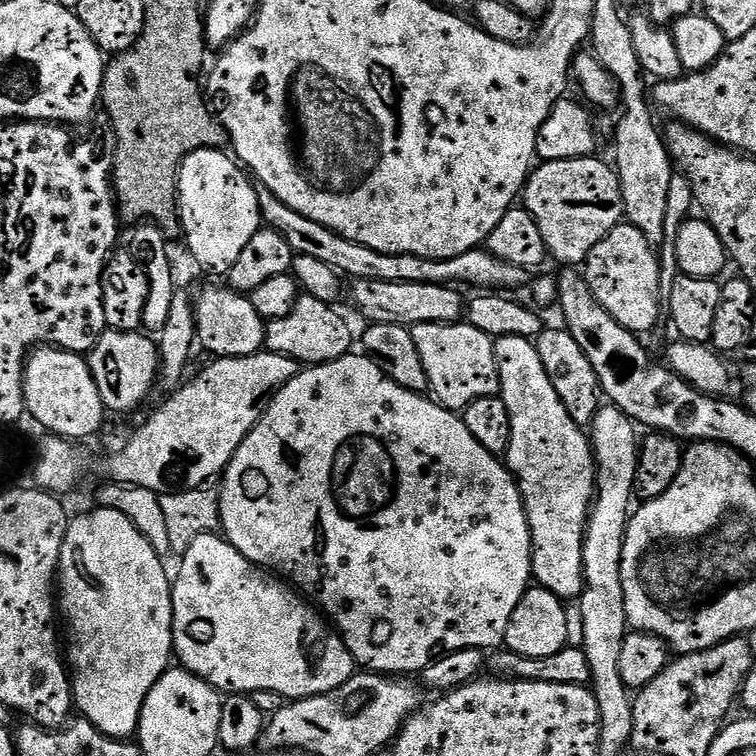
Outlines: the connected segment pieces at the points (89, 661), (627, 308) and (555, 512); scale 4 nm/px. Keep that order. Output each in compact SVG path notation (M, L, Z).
M97 507L96 512L88 512L71 521L68 533L62 542L60 551L60 566L58 569L58 608L62 613L62 620L68 623L68 644L66 640L66 664L70 669L72 681L72 698L79 715L89 720L97 730L115 740L132 740L137 735L140 726L142 706L150 694L153 686L160 681L162 674L167 672L174 660L172 646L172 580L170 572L164 569L165 561L146 542L146 538L118 510Z
M622 222L594 250L590 250L588 259L582 265L582 275L590 286L594 298L626 330L637 334L645 334L660 320L660 308L662 312L662 260L655 252L653 241L649 240L642 230L635 228L629 222Z
M502 336L495 341L496 361L500 371L500 391L499 395L506 402L506 410L510 410L510 426L512 427L512 437L510 446L506 453L506 463L508 471L516 477L516 483L520 486L520 493L524 499L524 509L528 515L528 525L532 534L532 574L535 583L541 588L550 590L555 596L561 598L579 597L584 590L584 532L588 529L588 513L592 507L592 501L596 495L596 453L592 450L592 441L589 433L581 425L570 418L566 406L562 406L562 398L558 398L558 390L550 382L546 374L546 366L542 366L542 358L538 358L538 350L535 343L526 338L514 338L513 336Z

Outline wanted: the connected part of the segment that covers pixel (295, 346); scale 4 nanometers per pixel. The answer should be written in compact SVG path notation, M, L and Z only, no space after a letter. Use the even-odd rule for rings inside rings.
M307 294L301 295L294 310L286 318L267 321L264 330L264 348L289 356L300 366L315 366L334 362L349 355L352 348L352 328L335 312L331 303L320 301Z

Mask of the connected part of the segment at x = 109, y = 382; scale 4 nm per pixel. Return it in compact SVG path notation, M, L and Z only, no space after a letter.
M109 330L90 353L92 377L109 413L134 411L158 384L160 354L157 341L151 335L140 335L139 331Z

